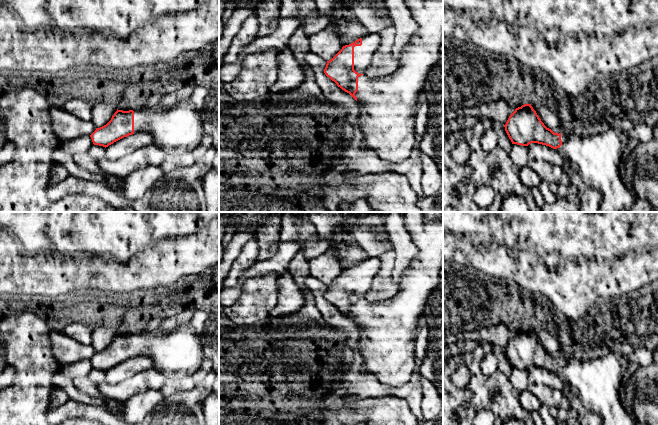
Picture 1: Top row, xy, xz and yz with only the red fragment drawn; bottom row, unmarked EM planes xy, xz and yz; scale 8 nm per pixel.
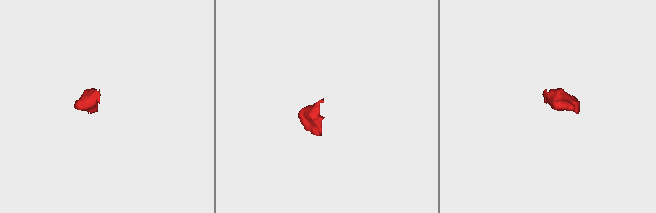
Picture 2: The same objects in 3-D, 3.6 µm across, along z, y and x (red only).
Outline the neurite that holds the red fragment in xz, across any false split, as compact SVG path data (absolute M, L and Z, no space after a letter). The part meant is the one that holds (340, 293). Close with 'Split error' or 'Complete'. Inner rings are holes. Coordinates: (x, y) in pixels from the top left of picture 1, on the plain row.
M404 212L405 227L411 236L418 254L404 270L399 282L397 294L378 303L364 303L364 297L370 288L373 278L381 268L378 257L367 260L345 269L329 285L324 297L338 311L349 317L361 331L358 340L363 365L361 371L373 374L384 385L399 387L408 382L417 372L415 342L419 330L419 318L424 314L429 297L440 283L440 269L443 265L443 220L429 221L424 212Z. Split error

